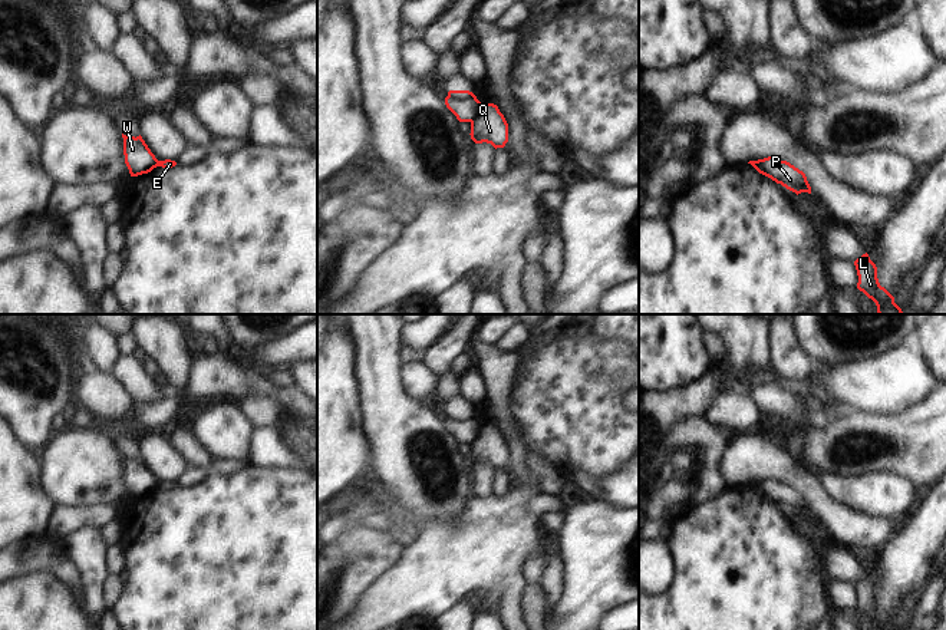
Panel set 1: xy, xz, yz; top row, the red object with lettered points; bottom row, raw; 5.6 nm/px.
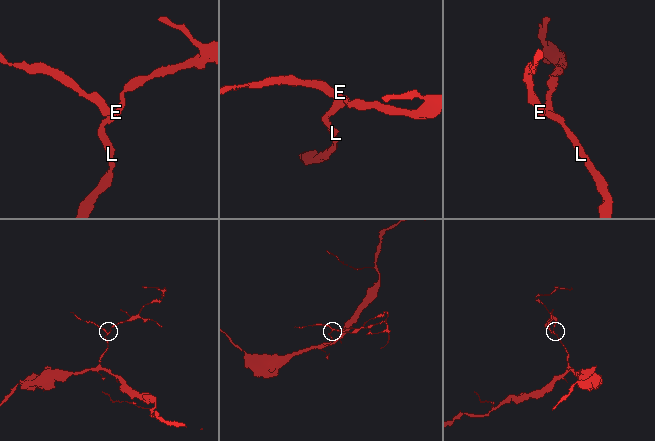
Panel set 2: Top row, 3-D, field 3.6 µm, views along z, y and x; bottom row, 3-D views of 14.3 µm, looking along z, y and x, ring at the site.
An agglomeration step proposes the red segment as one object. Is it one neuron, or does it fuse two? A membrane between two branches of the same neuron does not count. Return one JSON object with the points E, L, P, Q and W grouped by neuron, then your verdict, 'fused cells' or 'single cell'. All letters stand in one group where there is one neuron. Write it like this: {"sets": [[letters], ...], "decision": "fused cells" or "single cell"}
{"sets": [["E", "L", "P", "Q"], ["W"]], "decision": "fused cells"}

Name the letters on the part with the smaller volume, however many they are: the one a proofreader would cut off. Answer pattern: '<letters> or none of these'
W

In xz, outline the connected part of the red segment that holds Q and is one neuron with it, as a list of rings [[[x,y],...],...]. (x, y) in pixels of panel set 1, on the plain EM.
[[[494,425],[481,426],[475,441],[471,443],[471,461],[475,465],[491,465],[495,471],[504,469],[508,464],[508,445],[498,428]]]

